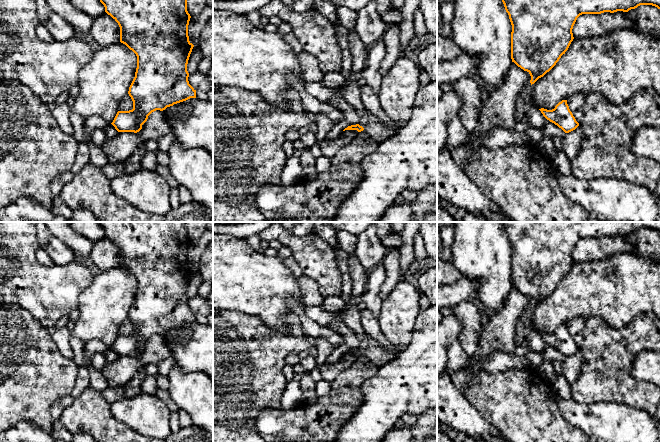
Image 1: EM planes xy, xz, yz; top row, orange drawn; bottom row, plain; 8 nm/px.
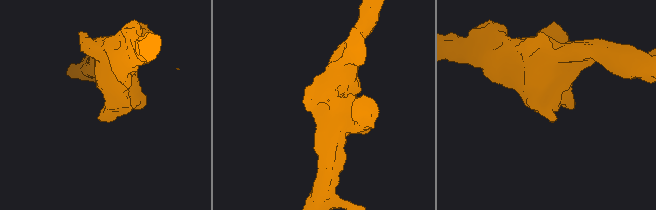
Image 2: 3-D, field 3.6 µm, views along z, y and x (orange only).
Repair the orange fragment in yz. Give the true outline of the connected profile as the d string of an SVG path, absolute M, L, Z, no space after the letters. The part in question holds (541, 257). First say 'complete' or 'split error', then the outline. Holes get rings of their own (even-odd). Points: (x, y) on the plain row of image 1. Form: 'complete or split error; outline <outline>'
complete; outline M500 222L509 239L512 249L511 283L518 291L527 295L531 309L549 296L568 274L573 265L572 253L577 242L582 238L628 236L640 229L652 229L661 234L661 222Z

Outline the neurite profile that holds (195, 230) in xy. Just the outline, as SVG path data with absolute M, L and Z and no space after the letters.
M187 222L187 235L191 241L199 239L205 232L205 222Z

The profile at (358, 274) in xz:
M354 253L349 255L347 263L352 281L352 296L362 296L366 291L368 271L363 267Z

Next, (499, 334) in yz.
M512 286L502 308L495 314L491 314L476 352L473 355L473 363L466 370L477 374L483 372L477 361L481 357L487 357L492 353L513 353L516 347L515 335L519 326L518 320L521 313L529 307L531 300Z

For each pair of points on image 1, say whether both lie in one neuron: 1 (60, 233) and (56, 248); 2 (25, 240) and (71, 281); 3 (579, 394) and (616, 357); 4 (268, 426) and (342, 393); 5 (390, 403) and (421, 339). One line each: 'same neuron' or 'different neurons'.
1: different neurons
2: same neuron
3: same neuron
4: same neuron
5: same neuron

